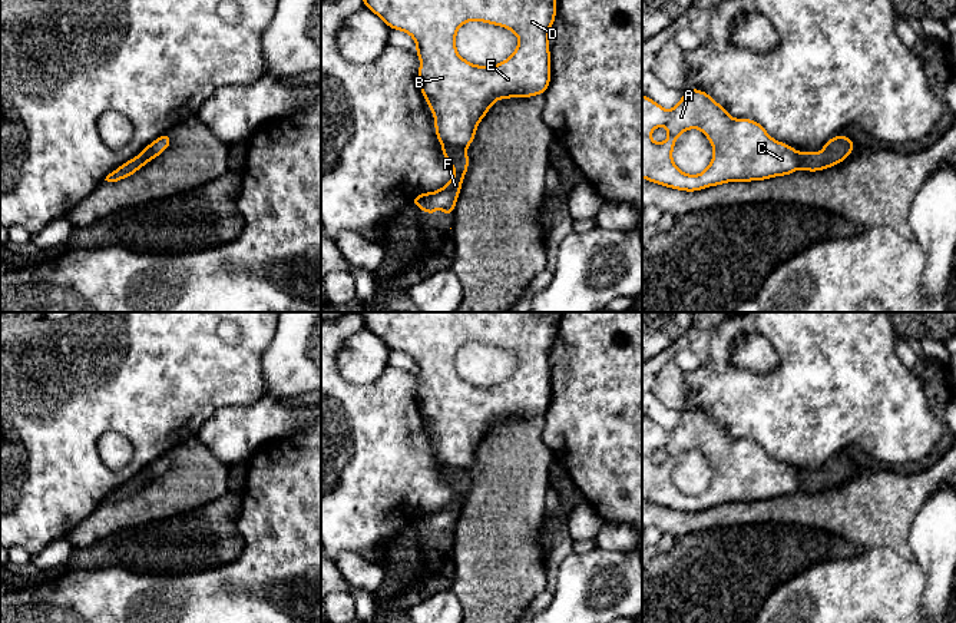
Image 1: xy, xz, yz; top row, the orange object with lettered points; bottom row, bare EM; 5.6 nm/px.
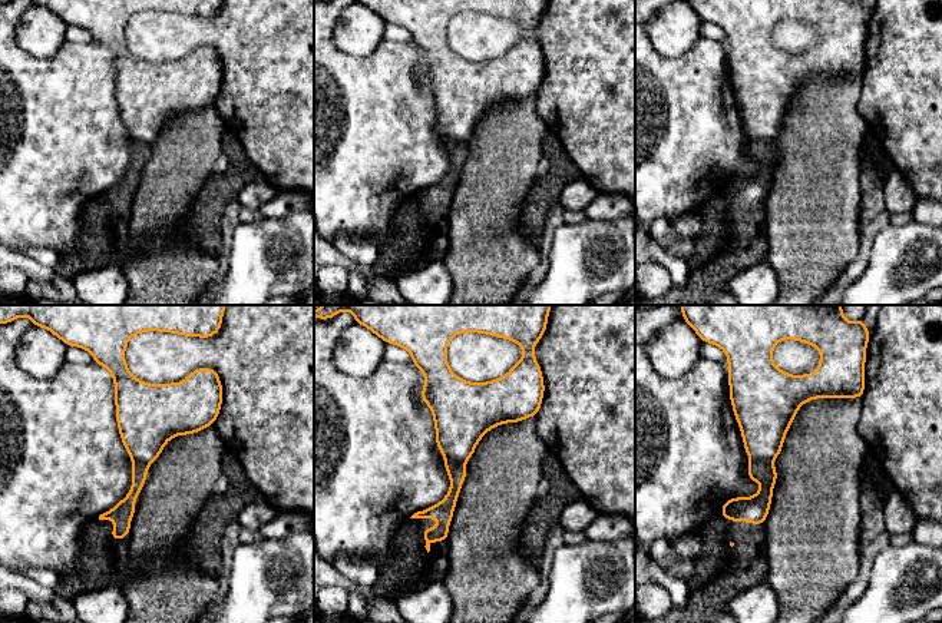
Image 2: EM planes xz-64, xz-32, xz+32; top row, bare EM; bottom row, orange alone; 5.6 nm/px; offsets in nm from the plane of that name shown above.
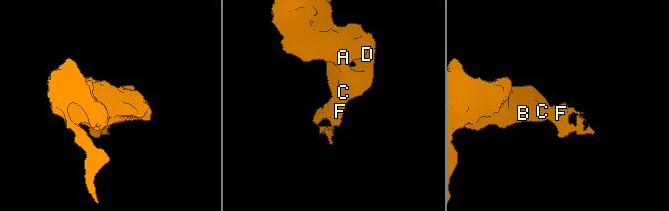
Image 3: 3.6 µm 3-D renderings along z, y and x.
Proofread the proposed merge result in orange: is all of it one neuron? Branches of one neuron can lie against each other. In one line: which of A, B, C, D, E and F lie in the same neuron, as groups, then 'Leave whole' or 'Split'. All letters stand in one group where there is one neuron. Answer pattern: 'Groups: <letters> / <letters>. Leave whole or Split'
Groups: A B C D E / F. Split

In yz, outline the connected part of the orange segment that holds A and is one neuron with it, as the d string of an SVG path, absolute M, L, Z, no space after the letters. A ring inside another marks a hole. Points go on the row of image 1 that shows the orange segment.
M687 89L678 105L669 110L642 95L642 178L671 189L697 192L727 182L765 180L791 175L798 169L798 153L793 146L773 139L765 127L752 119L735 119L708 93ZM665 126L668 137L664 143L651 139L655 127ZM699 129L711 142L714 155L707 169L698 175L684 173L672 159L672 150L681 133Z

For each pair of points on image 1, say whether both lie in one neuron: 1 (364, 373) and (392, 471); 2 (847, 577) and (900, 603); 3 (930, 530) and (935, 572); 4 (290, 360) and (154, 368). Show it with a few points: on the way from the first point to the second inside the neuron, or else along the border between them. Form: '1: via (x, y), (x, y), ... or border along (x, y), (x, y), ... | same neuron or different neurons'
1: border along (387, 364), (367, 384), (351, 384), (337, 370) | different neurons
2: via (860, 586), (883, 586), (887, 590) | same neuron
3: via (935, 540), (935, 562) | same neuron
4: border along (275, 330), (263, 354), (267, 394) | different neurons

